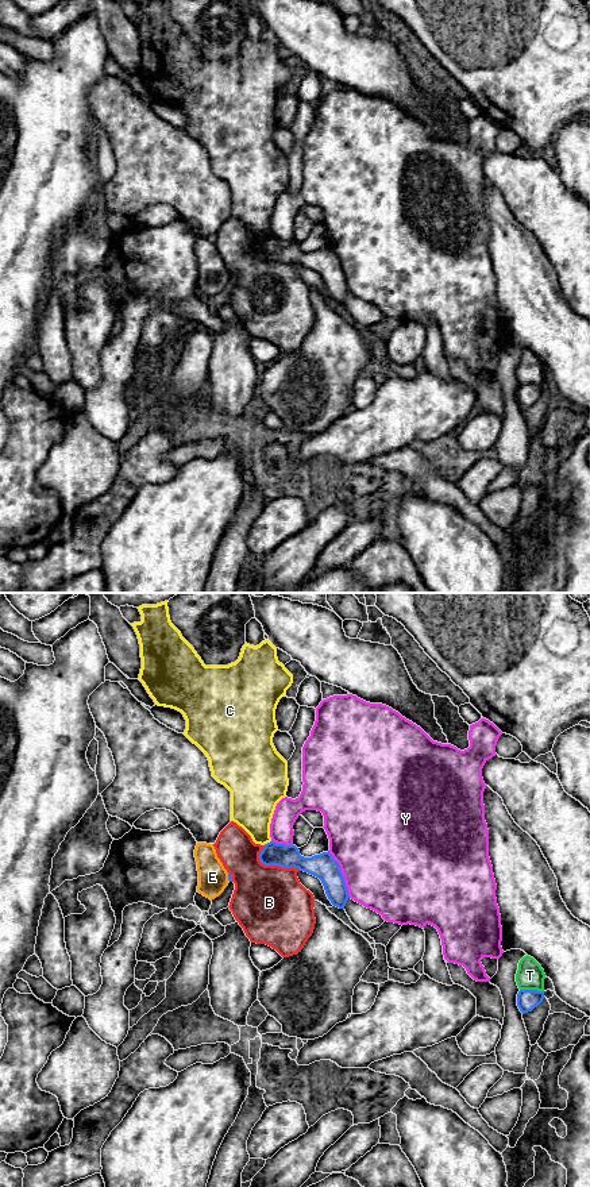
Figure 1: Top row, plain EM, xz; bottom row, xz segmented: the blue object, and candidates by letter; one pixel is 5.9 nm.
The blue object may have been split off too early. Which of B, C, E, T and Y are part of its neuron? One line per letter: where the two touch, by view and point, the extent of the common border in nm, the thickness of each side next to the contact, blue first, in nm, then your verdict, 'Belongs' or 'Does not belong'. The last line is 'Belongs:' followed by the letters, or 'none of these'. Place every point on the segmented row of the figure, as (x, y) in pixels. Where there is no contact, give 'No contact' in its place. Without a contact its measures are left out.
B: Touches blue at xz (277, 864). Shared border 280 nm. Thickness 140 nm (blue) against 440 nm. Does not belong
C: Touches blue at xz (267, 843). Shared border 40 nm. Thickness 140 nm (blue) against 260 nm. Does not belong
E: Touches blue at xz (228, 877). Shared border 60 nm. Thickness 30 nm (blue) against 180 nm. Does not belong
T: Touches blue at xz (532, 990). Shared border 150 nm. Thickness 130 nm (blue) against 160 nm. Does not belong
Y: Touches blue at xz (342, 874). Shared border 300 nm. Thickness 150 nm (blue) against 500 nm. Does not belong
Belongs: none of these

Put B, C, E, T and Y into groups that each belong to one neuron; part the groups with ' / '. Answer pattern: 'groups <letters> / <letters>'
groups B / C / E / T / Y

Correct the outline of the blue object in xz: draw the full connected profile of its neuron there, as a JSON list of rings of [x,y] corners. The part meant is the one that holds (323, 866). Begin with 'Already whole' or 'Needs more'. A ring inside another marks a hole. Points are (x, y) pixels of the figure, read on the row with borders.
Already whole. [[[270,841],[259,853],[259,860],[265,866],[294,867],[319,878],[328,899],[339,909],[344,909],[350,898],[340,866],[329,851],[312,858],[304,858],[293,844],[285,845]]]

